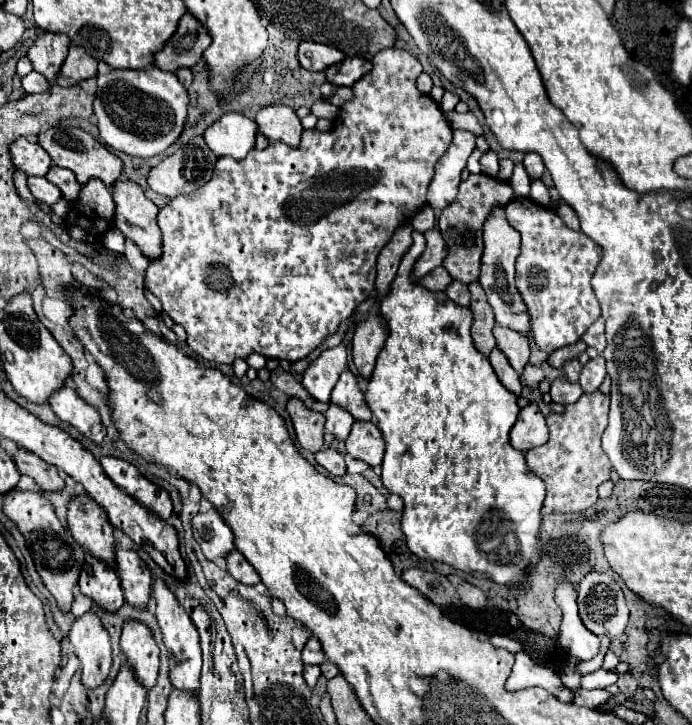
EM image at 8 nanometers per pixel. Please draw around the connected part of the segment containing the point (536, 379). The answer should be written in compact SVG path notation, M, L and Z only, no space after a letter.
M528 364L524 368L524 374L522 374L522 380L524 380L524 386L530 388L530 390L536 390L538 384L544 380L544 372L538 368L538 366L532 366Z

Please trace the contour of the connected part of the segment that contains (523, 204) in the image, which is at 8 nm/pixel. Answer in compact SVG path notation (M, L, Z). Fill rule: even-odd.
M514 198L506 212L510 224L522 236L522 252L516 260L516 288L530 314L528 340L536 342L546 354L576 344L600 316L590 278L602 260L602 248L584 232L566 228L554 210L530 198Z

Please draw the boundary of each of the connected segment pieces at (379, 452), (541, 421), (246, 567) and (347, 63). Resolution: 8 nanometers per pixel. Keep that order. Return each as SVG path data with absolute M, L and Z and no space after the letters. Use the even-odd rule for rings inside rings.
M354 422L346 440L346 450L352 458L364 460L370 466L380 466L384 456L384 440L374 422Z
M532 402L520 410L518 420L514 428L510 430L510 444L520 452L528 452L530 448L542 446L546 440L548 440L546 418L538 410L538 406Z
M232 550L228 556L226 556L226 562L228 562L228 572L242 584L246 586L256 586L260 584L260 576L258 572L250 566L250 562L238 552L238 550Z
M344 58L340 64L334 64L326 70L328 82L336 86L352 86L362 76L366 76L372 70L372 62L364 58Z

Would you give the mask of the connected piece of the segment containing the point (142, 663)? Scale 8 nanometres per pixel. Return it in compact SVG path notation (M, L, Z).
M134 622L124 624L120 648L126 656L128 666L134 670L136 680L146 690L150 690L156 684L158 676L158 646L148 628Z

